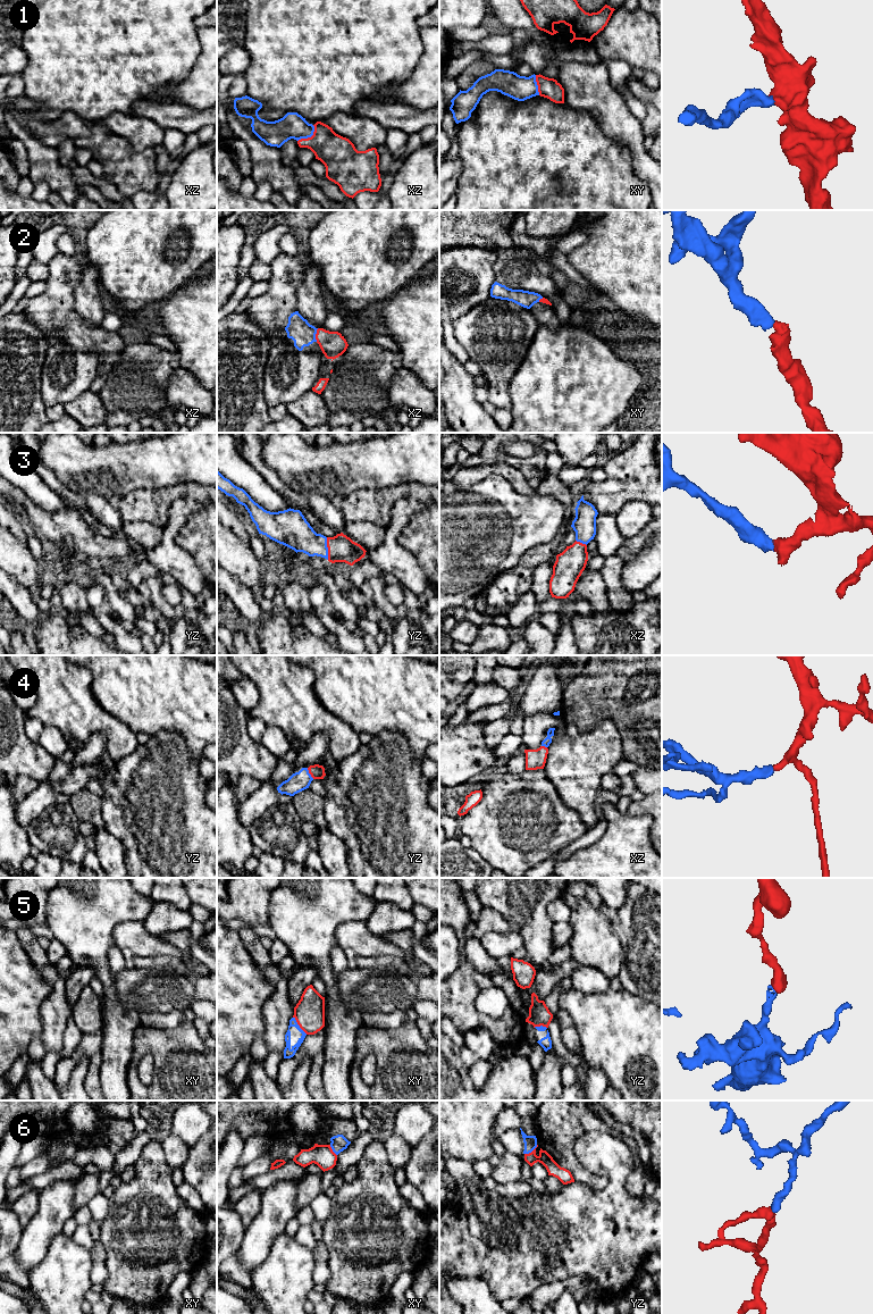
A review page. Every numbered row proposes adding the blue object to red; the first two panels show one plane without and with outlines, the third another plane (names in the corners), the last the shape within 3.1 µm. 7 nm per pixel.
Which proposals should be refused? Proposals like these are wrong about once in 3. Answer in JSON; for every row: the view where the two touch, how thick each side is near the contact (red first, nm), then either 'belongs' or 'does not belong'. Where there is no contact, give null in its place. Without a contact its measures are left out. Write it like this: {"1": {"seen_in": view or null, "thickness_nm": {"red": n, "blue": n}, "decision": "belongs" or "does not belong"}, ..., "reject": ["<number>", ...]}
{"1": {"seen_in": "xz", "thickness_nm": {"red": 260, "blue": 180}, "decision": "belongs"}, "2": {"seen_in": "xz", "thickness_nm": {"red": 180, "blue": 170}, "decision": "belongs"}, "3": {"seen_in": "yz", "thickness_nm": {"red": 190, "blue": 220}, "decision": "belongs"}, "4": {"seen_in": "yz", "thickness_nm": {"red": 100, "blue": 140}, "decision": "belongs"}, "5": {"seen_in": "xy", "thickness_nm": {"red": 220, "blue": 70}, "decision": "does not belong"}, "6": {"seen_in": "yz", "thickness_nm": {"red": 90, "blue": 100}, "decision": "does not belong"}, "reject": ["5", "6"]}

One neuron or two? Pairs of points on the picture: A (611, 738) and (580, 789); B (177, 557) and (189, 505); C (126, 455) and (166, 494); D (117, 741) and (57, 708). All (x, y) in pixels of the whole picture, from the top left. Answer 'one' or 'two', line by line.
A: one
B: one
C: two
D: one

